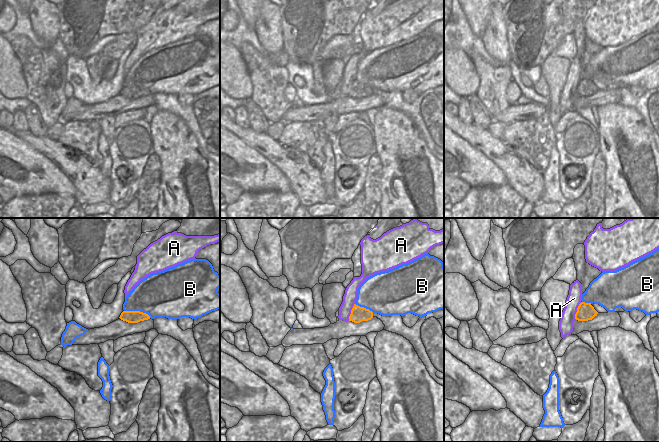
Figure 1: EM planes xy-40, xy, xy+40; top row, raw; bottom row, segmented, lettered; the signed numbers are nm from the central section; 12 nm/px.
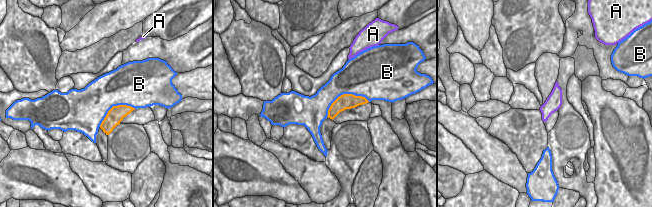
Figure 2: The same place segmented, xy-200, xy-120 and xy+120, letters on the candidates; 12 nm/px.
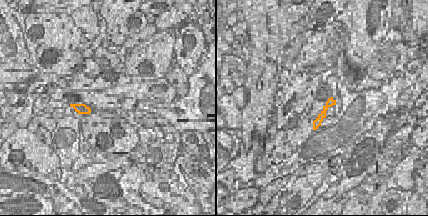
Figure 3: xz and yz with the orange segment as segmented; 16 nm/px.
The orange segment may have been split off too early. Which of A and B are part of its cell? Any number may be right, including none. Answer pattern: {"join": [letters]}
{"join": []}

